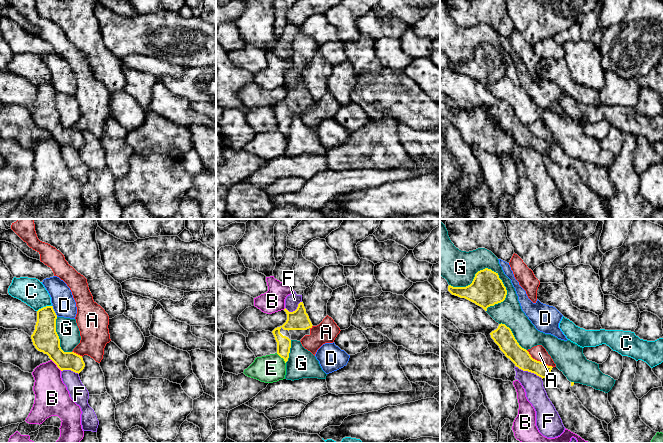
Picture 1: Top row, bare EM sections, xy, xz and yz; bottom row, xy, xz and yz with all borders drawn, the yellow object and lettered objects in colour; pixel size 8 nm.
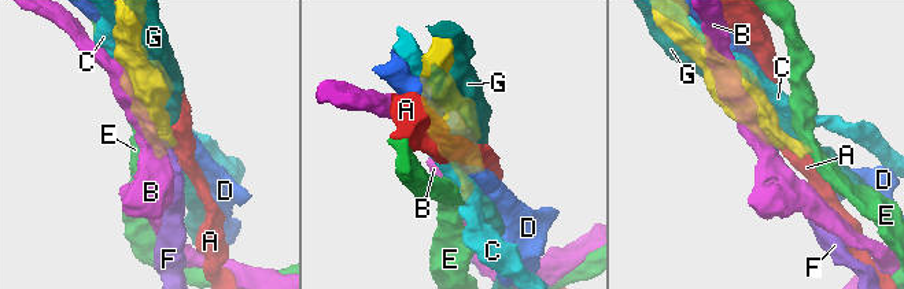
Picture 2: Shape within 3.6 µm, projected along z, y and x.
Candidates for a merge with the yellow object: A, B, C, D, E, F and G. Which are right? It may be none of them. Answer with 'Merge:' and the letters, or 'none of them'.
Merge: none of them

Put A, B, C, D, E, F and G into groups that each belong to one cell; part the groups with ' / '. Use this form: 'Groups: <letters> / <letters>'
Groups: A / B / C / D / E / F / G

